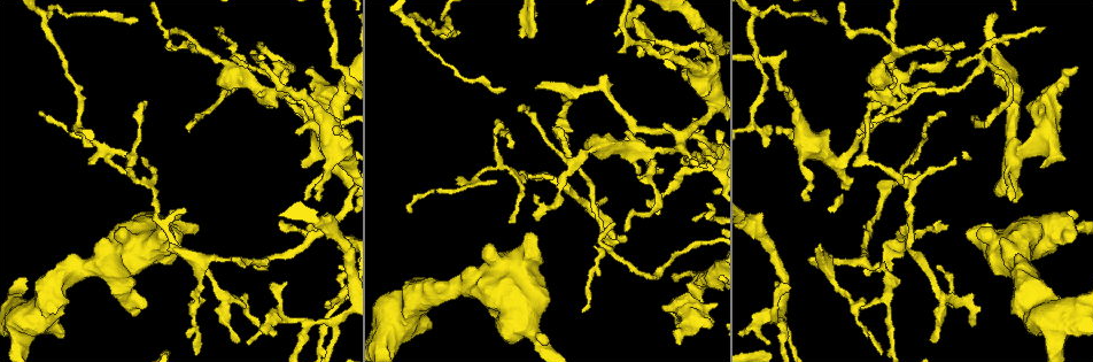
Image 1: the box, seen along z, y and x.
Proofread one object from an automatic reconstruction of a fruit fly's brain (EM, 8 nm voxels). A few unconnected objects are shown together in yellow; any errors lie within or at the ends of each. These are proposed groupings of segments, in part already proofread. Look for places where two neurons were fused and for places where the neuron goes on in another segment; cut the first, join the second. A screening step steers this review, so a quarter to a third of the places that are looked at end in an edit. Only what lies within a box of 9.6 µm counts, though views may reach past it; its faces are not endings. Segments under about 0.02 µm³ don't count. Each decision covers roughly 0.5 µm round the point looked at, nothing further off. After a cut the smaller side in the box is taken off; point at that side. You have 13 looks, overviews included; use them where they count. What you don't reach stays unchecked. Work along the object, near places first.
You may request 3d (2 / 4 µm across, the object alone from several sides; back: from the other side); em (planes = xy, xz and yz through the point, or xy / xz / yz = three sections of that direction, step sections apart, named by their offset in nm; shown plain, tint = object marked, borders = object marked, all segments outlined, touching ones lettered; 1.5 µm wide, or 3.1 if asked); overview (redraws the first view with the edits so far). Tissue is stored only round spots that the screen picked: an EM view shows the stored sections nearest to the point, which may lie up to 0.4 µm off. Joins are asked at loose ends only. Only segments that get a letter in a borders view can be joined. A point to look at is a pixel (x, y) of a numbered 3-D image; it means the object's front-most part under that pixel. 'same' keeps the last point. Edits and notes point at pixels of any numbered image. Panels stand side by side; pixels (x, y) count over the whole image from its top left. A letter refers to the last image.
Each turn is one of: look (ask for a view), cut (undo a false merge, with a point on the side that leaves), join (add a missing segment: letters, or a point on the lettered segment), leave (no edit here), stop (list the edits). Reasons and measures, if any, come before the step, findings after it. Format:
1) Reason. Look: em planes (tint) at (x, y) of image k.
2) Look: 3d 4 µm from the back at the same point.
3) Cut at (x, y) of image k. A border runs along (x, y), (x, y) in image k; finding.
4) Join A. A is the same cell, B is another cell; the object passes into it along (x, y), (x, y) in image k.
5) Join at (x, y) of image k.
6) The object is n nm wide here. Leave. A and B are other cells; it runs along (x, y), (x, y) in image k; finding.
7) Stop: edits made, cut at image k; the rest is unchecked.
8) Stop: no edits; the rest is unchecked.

Sharp bend. Look: 3d 4 µm from the back at (282, 94) of image 1.

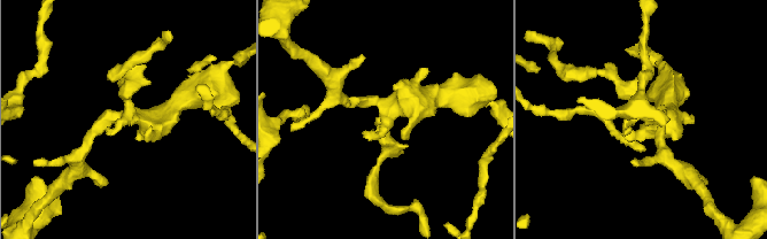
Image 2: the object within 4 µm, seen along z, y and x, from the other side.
Need the tissue. Look: em planes (tint) at (385, 107) of image 2.

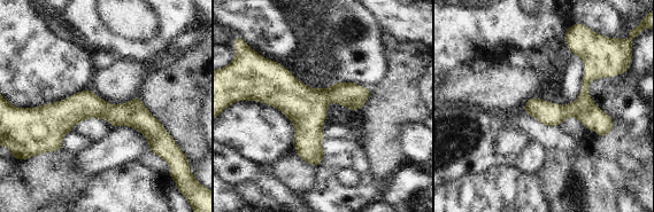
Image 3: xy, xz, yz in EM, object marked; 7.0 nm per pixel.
What lies round it. Look: em planes (borders) at the same point.

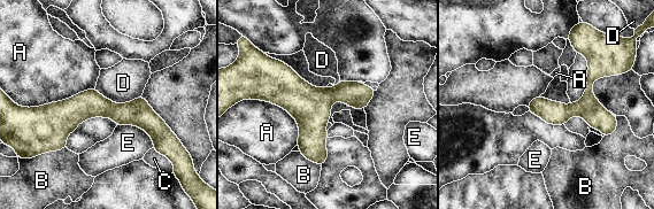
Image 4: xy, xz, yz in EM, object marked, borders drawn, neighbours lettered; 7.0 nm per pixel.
The object is 160 nm wide here. Leave. A, B, C, D and E are other cells; it runs along (28, 117), (110, 109), (161, 126) in image 4; one neuron here.

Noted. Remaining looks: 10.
An open end. Look: 3d 2 µm at (287, 284) of image 1.

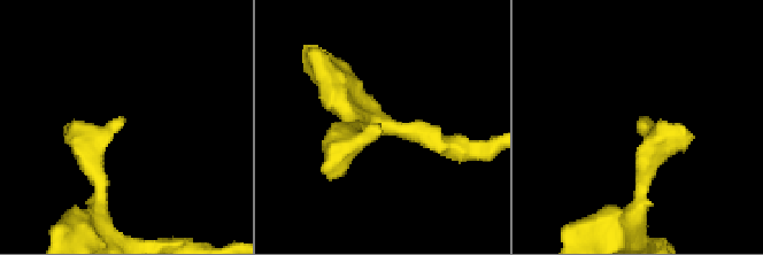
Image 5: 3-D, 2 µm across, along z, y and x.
Look: em 3.1 µm planes (borders) at (375, 138) of image 5.

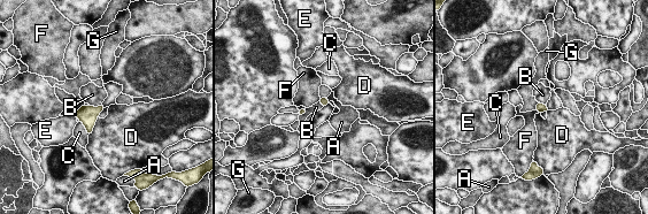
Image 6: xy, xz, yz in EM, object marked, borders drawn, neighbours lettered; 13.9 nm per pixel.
Leave. A, B, C, D, E, F and G are other cells; no lettered segment goes on from it.

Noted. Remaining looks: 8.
Tapers out. Look: 3d 2 µm at (183, 208) of image 1.

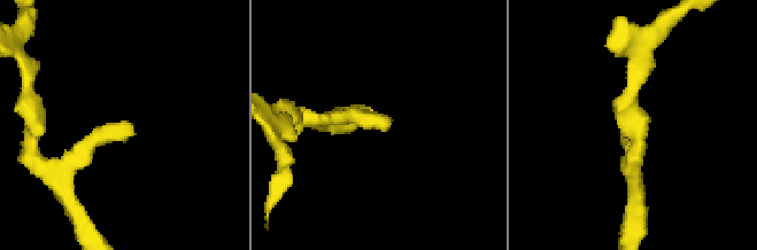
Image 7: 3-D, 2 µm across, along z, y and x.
Now the EM. Look: em yz step 8 (borders) at (384, 131) of image 7.

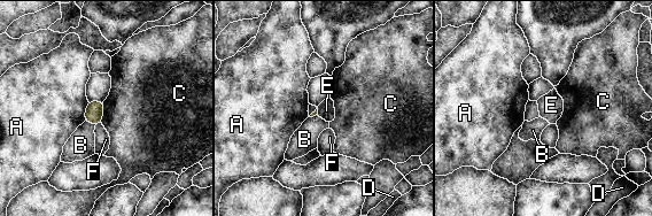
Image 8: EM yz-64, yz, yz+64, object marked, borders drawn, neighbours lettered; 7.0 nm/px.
Leave. A, B, C, D, E and F are other cells; a border runs along (103, 103), (100, 122) in image 8; none of them fits.

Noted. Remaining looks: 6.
Branch stops here. Look: 3d 2 µm at (92, 146) of image 1.

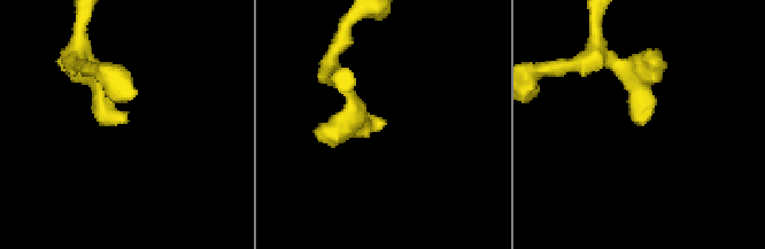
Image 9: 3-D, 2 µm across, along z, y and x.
Look: em yz step 8 (borders) at (645, 119) of image 9.

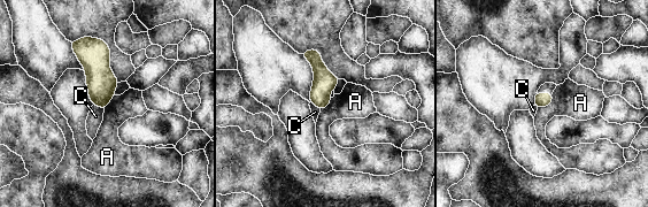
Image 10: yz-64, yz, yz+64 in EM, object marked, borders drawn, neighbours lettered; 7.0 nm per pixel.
Leave. A and C are other cells; a border runs along (553, 93), (553, 99), (538, 108) in image 10; none of them fits.

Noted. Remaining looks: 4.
Tapers out. Look: 3d 4 µm at (90, 163) of image 1.

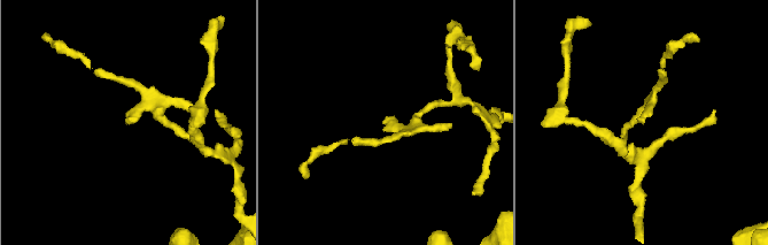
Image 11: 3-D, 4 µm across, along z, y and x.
Need the tissue. Look: em xz step 8 (borders) at (382, 123) of image 11.

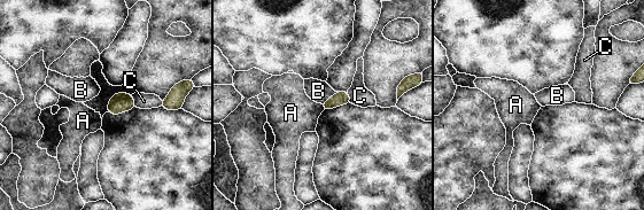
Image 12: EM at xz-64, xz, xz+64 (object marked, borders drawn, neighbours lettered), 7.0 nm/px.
Look: em planes (borders) at the same point.

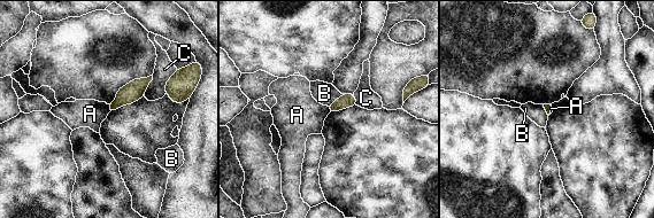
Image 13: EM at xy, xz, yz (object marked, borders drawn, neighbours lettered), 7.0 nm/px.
Leave. A, B and C are other cells; a border runs along (109, 104), (108, 111) in image 13; no lettered segment goes on from it.

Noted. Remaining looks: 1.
Stop: no edits; the rest is unchecked.

